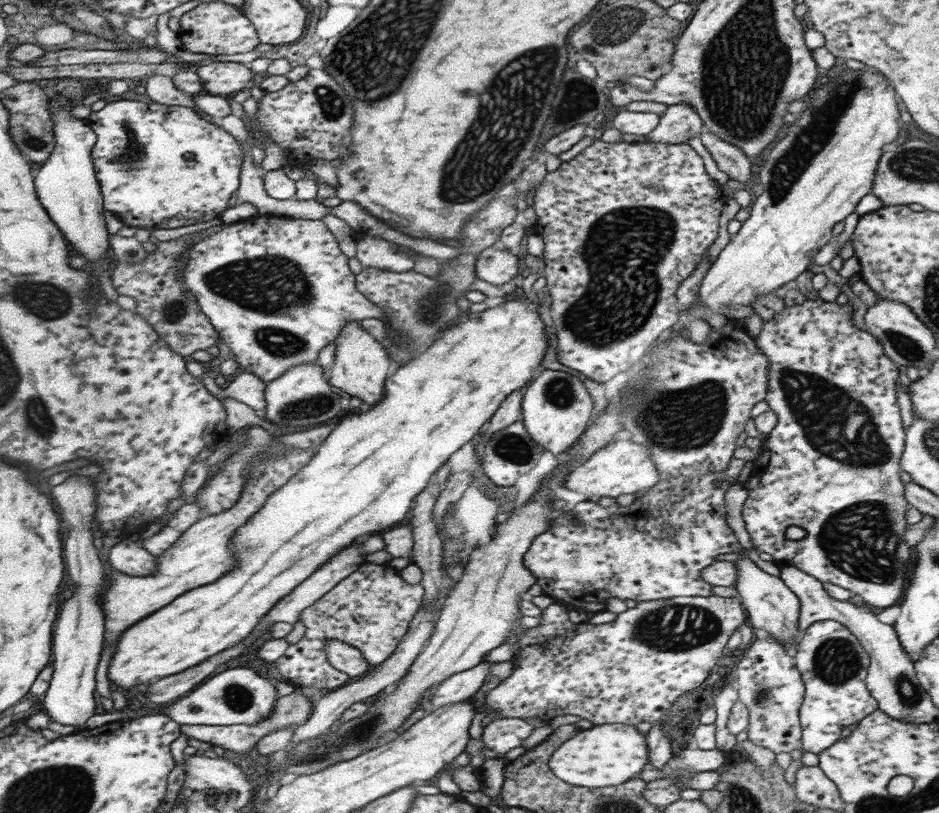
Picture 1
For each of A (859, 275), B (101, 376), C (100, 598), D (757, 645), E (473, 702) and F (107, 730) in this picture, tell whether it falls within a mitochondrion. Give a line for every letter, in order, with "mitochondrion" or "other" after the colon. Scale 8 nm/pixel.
A: other
B: other
C: other
D: other
E: other
F: other

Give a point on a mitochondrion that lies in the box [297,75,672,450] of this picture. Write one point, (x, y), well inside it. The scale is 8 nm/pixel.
(433, 305)

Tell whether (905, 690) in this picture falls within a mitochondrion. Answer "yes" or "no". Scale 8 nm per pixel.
yes

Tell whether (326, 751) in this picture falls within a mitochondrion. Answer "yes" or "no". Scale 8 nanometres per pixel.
yes

